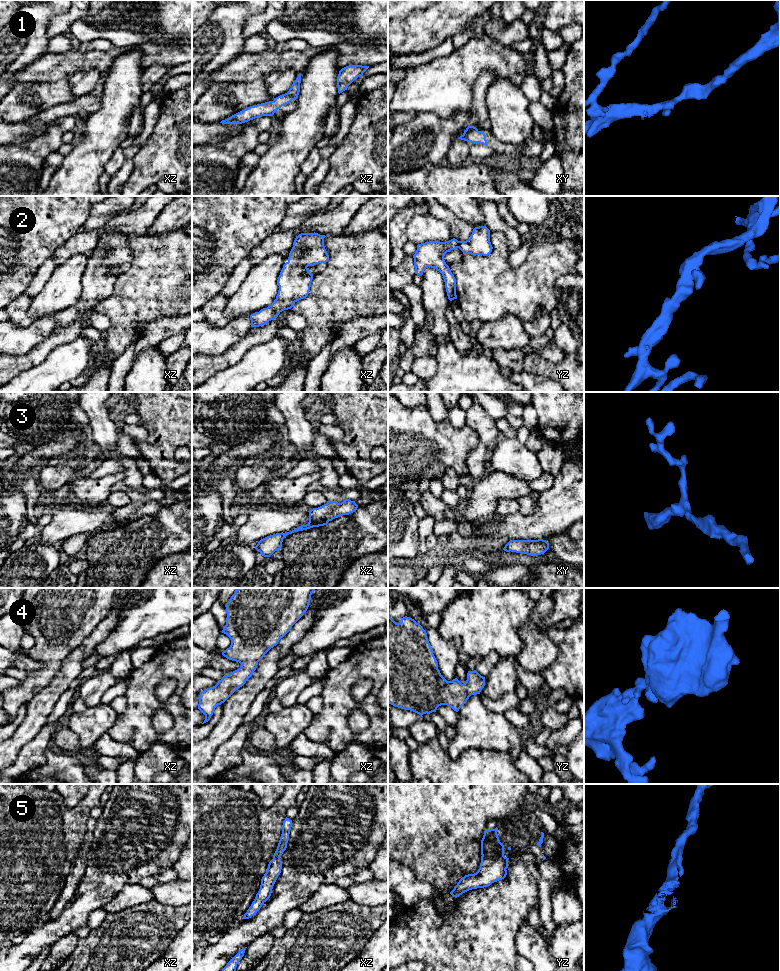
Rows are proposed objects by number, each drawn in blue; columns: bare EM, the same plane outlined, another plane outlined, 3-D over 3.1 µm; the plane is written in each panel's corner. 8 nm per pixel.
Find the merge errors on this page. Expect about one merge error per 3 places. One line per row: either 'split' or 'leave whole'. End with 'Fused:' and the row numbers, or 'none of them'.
1: leave whole
2: leave whole
3: leave whole
4: leave whole
5: leave whole
Fused: none of them

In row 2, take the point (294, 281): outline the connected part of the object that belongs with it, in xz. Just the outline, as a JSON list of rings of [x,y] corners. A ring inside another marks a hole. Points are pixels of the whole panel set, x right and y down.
[[[301,233],[296,236],[289,253],[288,261],[283,265],[277,280],[278,294],[267,308],[250,315],[251,327],[259,327],[274,320],[284,311],[308,296],[313,274],[308,266],[326,263],[329,255],[324,246],[325,235]]]

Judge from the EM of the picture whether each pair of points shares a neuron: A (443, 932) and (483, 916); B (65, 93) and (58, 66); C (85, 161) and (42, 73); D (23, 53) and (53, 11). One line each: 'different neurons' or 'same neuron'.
A: same neuron
B: different neurons
C: different neurons
D: same neuron

